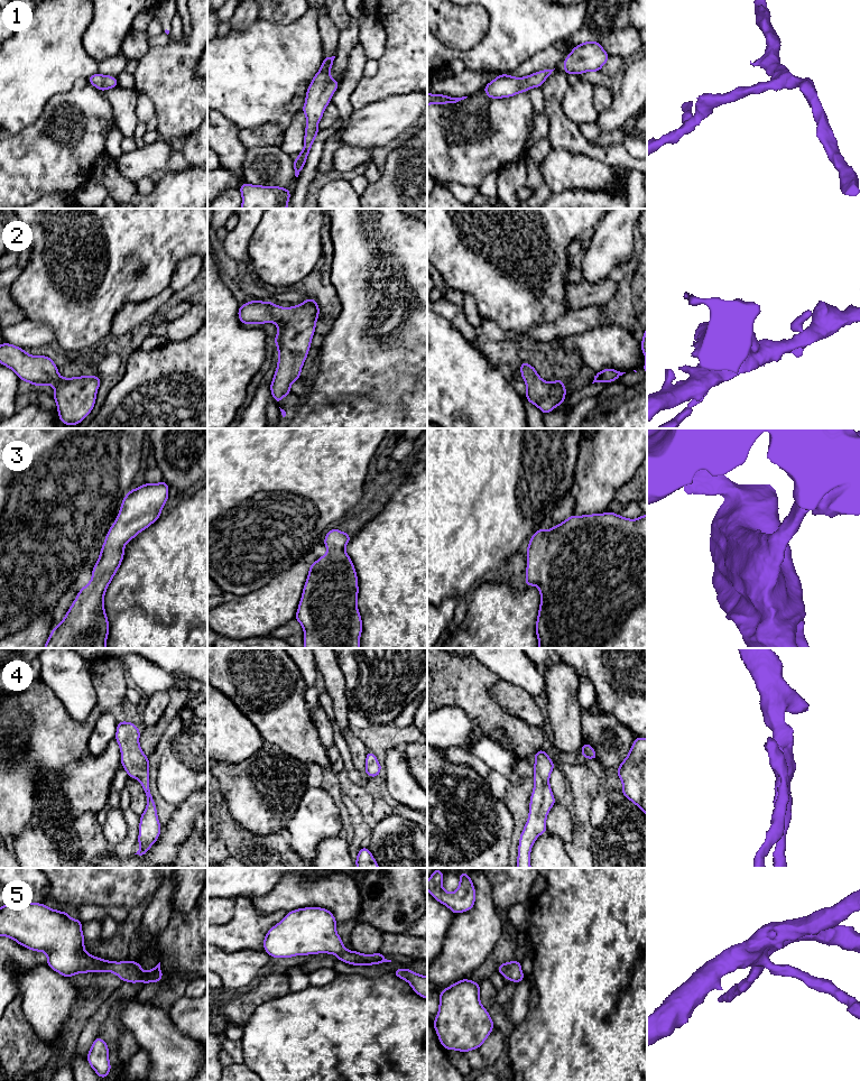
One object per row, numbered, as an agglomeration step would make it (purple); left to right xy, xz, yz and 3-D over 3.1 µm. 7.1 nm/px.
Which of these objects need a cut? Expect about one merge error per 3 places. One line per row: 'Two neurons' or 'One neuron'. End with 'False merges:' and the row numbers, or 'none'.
1: One neuron
2: One neuron
3: One neuron
4: One neuron
5: One neuron
False merges: none

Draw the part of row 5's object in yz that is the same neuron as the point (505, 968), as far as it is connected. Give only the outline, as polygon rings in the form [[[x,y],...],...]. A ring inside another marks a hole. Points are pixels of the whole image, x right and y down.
[[[518,960],[501,963],[497,967],[497,970],[502,974],[505,979],[509,979],[516,985],[526,979],[521,971],[521,963]]]

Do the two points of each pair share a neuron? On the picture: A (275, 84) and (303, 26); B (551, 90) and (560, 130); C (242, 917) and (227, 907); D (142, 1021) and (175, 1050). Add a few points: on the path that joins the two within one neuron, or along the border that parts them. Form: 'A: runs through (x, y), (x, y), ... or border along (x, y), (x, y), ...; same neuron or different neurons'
A: runs through (275, 70), (301, 40); same neuron
B: runs through (555, 100), (557, 120); same neuron
C: border along (236, 901), (233, 915), (225, 923), (219, 925); different neurons
D: runs through (150, 1027), (167, 1044); same neuron

